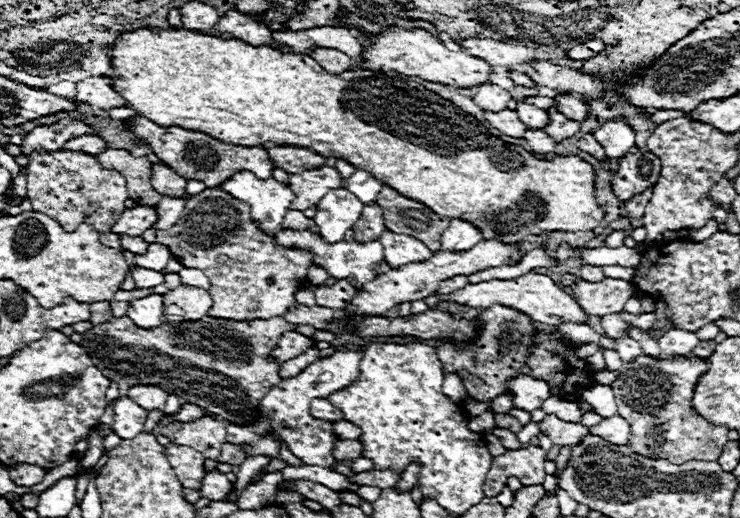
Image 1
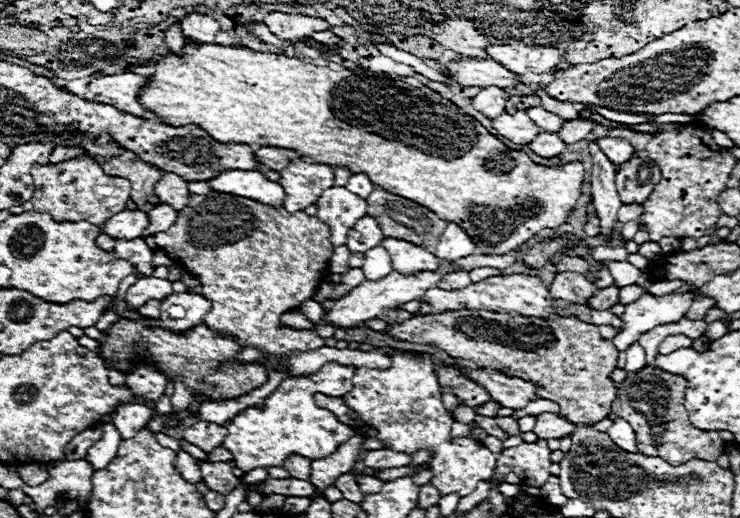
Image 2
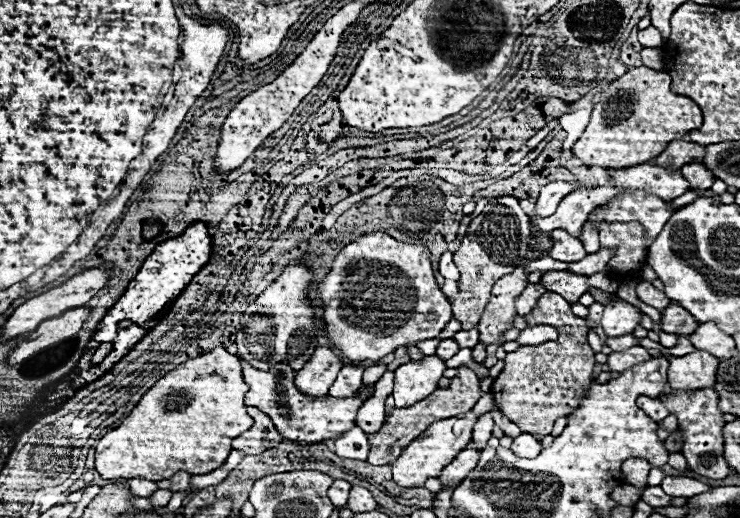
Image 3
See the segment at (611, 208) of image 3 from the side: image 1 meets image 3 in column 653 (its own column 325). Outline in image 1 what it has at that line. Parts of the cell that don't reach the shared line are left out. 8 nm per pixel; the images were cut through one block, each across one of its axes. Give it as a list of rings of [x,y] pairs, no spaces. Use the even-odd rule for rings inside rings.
[[[346,188],[330,190],[318,204],[314,222],[320,226],[320,232],[328,244],[344,240],[346,232],[360,218],[364,204]]]

